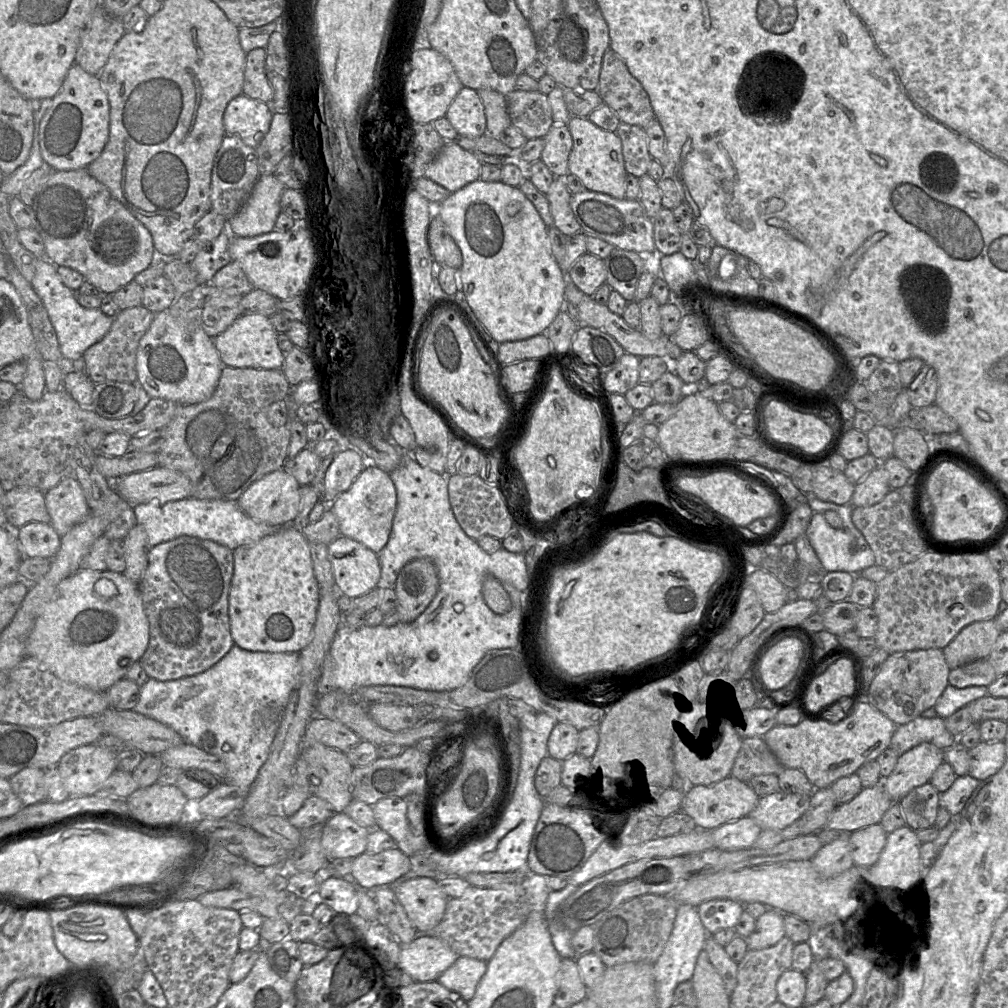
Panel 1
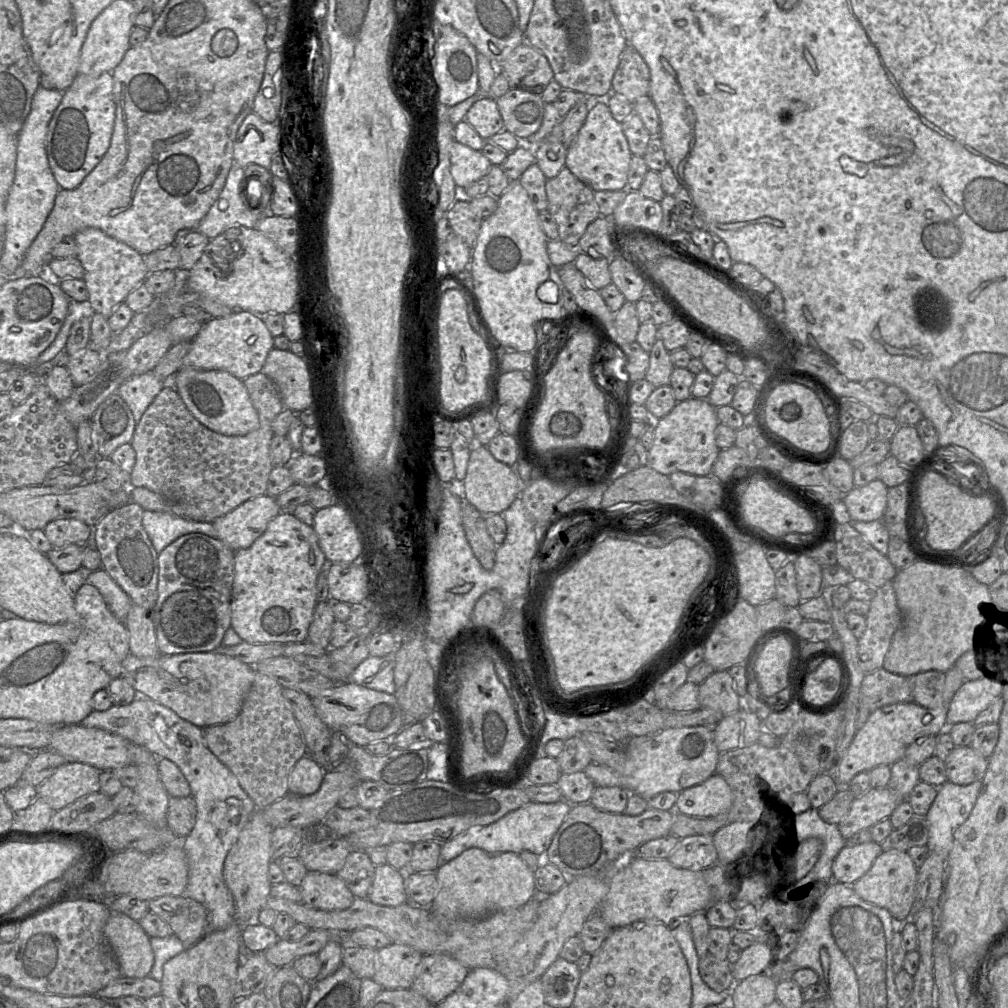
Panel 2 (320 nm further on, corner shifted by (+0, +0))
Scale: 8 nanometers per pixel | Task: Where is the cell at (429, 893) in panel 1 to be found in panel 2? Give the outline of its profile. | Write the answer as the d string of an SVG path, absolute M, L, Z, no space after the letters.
M388 864L375 867L374 880L367 899L377 905L399 906L407 902L405 872Z

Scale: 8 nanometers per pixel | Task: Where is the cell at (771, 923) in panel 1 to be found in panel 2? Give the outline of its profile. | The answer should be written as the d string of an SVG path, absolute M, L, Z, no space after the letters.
M758 939L753 945L742 950L739 959L732 965L735 982L749 976L767 972L773 963L773 950Z

